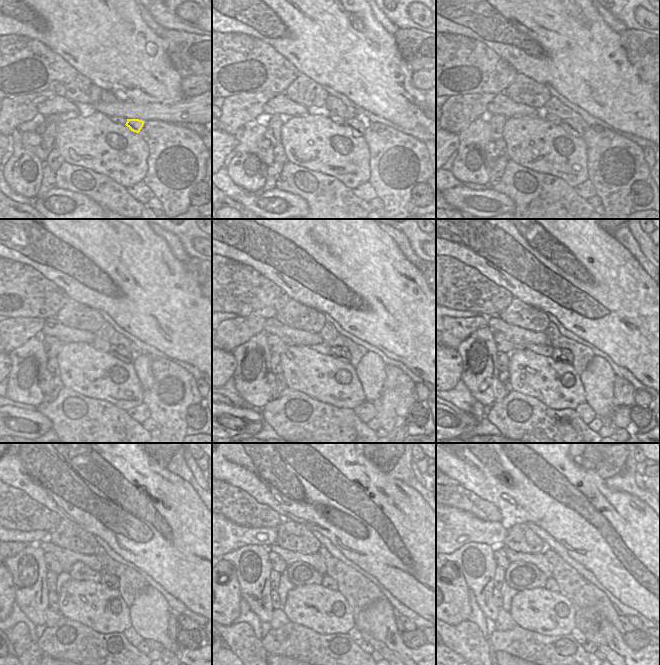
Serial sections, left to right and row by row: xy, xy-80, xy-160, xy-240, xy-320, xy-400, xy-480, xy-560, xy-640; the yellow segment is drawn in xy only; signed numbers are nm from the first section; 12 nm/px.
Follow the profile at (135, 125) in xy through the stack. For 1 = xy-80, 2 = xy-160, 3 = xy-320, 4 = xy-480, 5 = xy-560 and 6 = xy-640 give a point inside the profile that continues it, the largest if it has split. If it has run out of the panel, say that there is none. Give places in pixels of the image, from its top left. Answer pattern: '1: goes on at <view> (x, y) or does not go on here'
1: goes on at xy-80 (357, 125)
2: goes on at xy-160 (571, 127)
3: goes on at xy-320 (341, 354)
4: goes on at xy-480 (111, 581)
5: goes on at xy-560 (327, 582)
6: goes on at xy-640 (551, 585)

